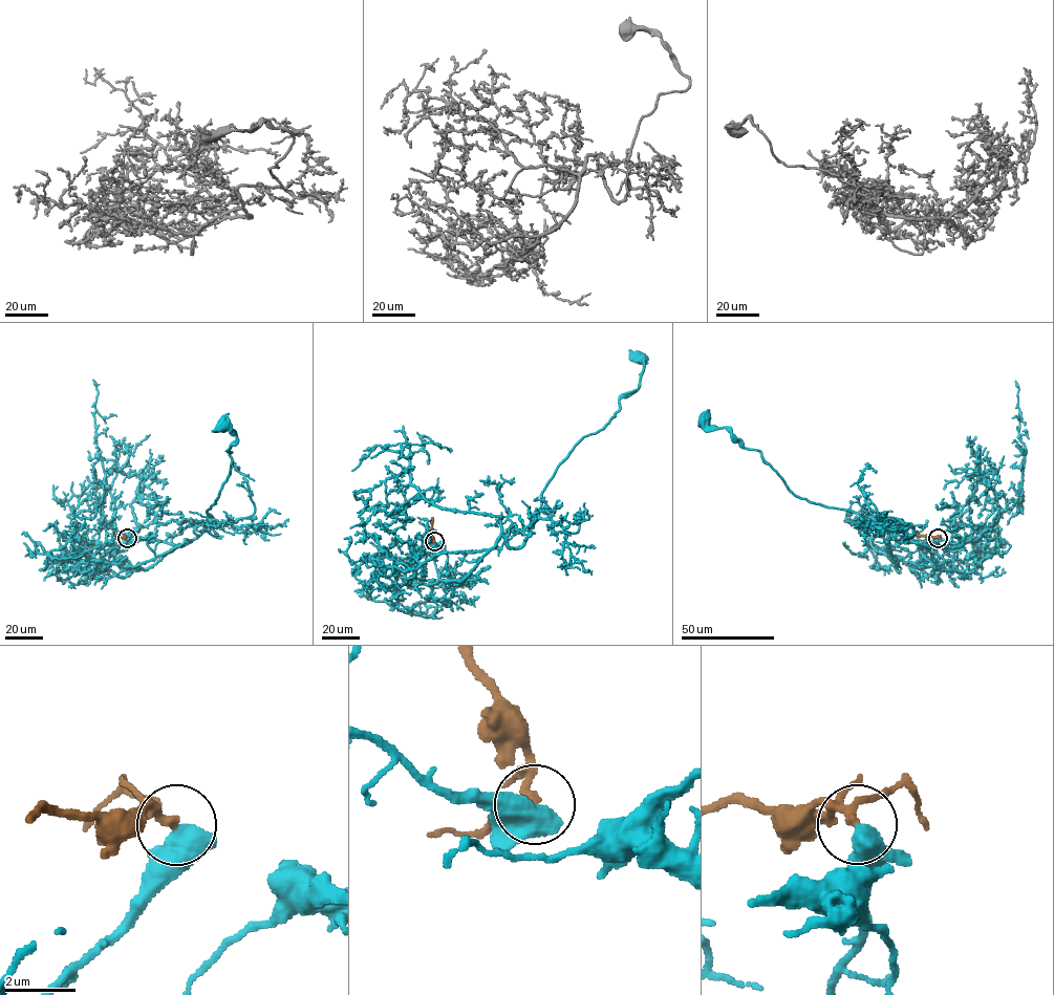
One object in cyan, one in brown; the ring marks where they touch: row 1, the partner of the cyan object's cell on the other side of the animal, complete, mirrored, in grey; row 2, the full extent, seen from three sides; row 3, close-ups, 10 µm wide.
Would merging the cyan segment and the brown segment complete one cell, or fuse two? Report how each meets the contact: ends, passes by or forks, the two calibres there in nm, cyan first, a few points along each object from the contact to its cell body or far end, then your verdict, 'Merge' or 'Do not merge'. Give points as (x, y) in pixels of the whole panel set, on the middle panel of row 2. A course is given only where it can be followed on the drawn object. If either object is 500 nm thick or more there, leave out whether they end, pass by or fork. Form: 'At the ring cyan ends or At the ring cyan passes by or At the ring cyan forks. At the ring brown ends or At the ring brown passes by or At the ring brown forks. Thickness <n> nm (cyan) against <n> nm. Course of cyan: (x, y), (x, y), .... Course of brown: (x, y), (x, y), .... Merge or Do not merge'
Thickness 650 nm (cyan) against 150 nm. Course of cyan: (434, 542), (415, 538), (420, 563), (490, 549), (501, 536), (522, 544), (557, 466), (639, 387), (641, 358). Course of brown: (434, 542), (430, 530), (432, 517). Merge

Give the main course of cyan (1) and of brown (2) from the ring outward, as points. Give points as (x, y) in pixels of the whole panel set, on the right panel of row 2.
1: (938, 537), (936, 552), (958, 570), (905, 541), (907, 523), (800, 498), (759, 451), (704, 420)
2: (938, 537), (919, 535), (916, 532)

